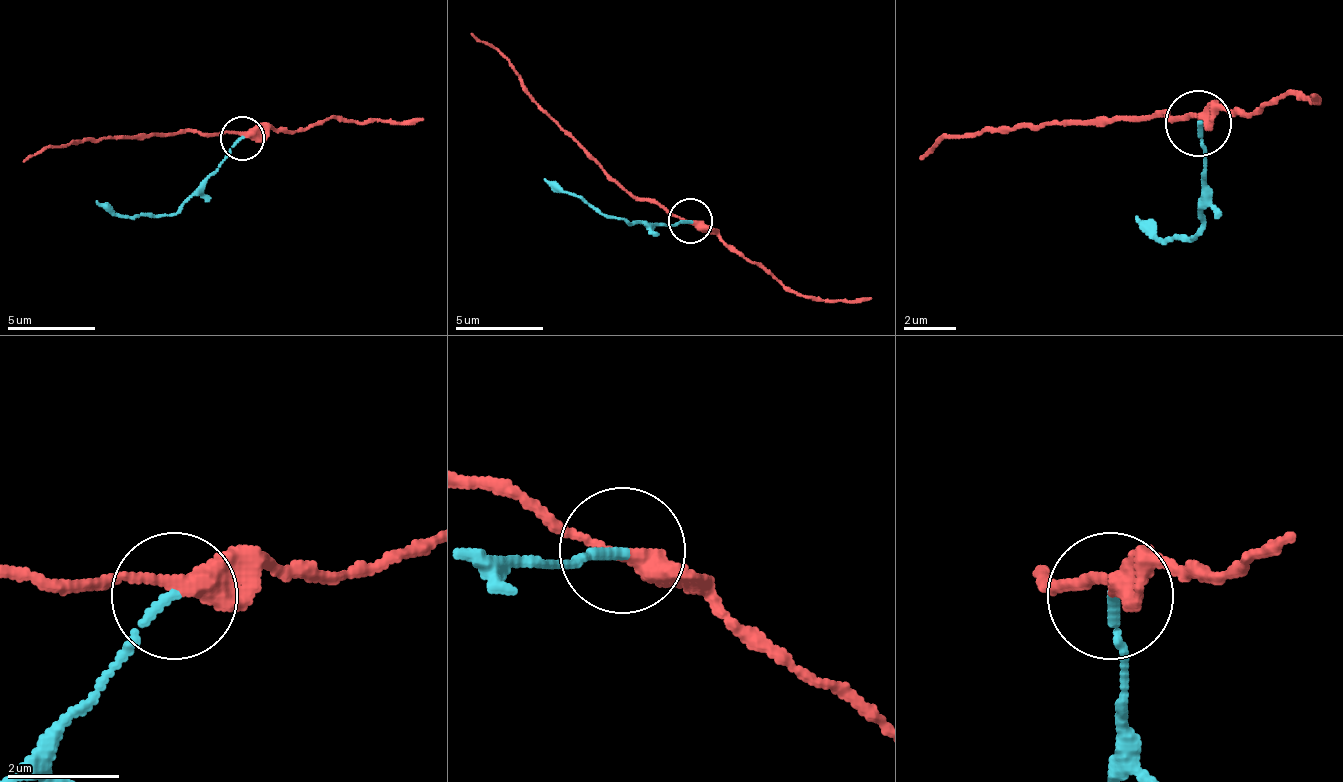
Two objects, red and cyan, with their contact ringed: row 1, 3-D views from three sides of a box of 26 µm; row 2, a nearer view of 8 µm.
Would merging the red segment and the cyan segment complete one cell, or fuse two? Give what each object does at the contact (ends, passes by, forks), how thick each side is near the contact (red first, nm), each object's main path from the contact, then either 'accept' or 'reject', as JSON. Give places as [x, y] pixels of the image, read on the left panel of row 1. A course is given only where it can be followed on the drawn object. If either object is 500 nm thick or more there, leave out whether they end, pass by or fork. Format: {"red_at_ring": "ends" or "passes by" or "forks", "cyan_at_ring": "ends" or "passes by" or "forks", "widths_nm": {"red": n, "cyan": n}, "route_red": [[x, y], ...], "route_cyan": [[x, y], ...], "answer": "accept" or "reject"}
{"red_at_ring": "passes by", "cyan_at_ring": "ends", "widths_nm": {"red": 320, "cyan": 160}, "route_red": [[243, 139], [186, 130], [75, 139], [22, 161]], "route_cyan": [[243, 139], [173, 214], [111, 214], [98, 201]], "answer": "reject"}

